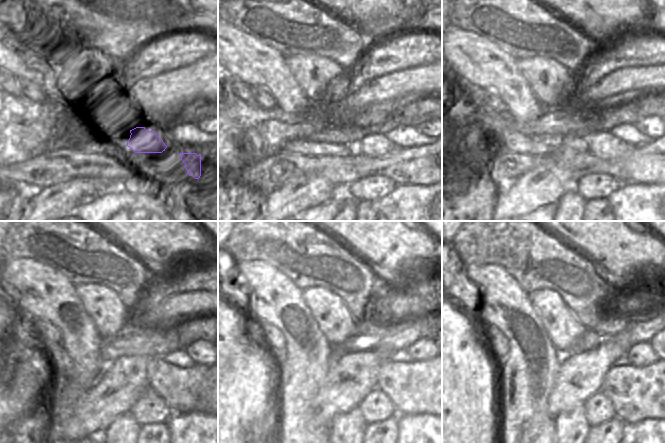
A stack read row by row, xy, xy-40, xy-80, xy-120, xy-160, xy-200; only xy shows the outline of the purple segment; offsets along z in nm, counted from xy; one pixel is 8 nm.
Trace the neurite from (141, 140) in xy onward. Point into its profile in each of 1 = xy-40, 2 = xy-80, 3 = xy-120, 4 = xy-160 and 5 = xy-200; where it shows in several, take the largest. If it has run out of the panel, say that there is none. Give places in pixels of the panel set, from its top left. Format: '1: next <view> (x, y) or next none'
1: next xy-40 (376, 144)
2: next xy-80 (643, 167)
3: next xy-120 (196, 389)
4: next xy-160 (418, 387)
5: next xy-200 (637, 393)

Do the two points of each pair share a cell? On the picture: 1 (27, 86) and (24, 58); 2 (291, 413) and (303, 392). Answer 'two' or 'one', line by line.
1: two
2: one

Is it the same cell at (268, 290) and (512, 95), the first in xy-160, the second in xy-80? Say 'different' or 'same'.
same

